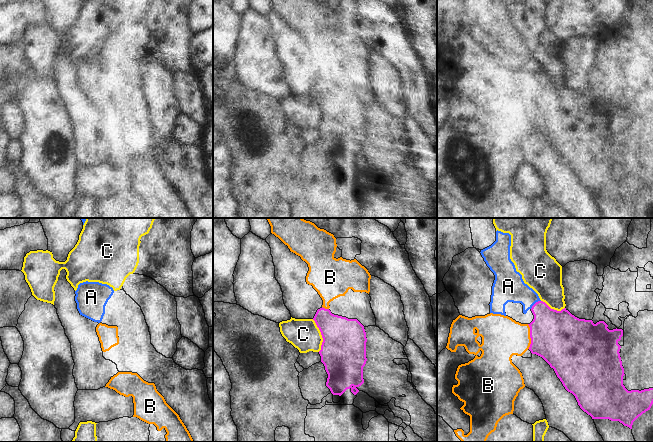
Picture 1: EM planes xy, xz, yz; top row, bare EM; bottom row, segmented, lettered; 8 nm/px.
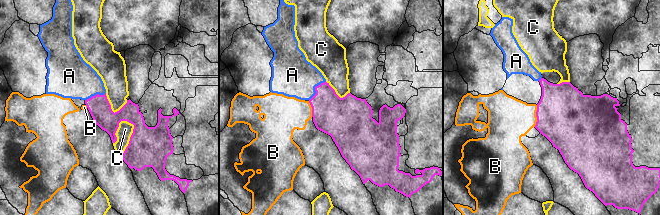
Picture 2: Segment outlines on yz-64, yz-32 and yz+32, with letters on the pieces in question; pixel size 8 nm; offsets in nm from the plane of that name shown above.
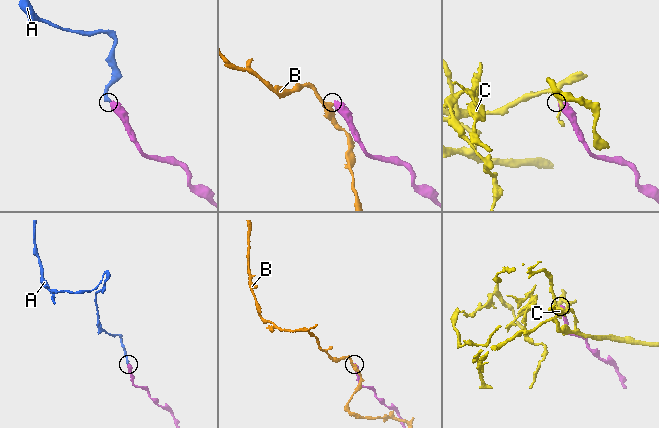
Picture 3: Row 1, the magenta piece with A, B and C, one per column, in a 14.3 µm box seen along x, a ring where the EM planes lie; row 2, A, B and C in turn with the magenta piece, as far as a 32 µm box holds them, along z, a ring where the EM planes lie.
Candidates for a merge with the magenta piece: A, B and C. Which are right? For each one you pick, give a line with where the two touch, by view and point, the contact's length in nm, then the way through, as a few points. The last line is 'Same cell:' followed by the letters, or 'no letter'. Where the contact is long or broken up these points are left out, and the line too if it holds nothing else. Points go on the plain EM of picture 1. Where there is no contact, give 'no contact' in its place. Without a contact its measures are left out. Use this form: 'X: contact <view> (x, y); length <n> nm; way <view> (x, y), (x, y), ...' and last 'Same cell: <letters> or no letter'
A: contact yz (535, 79); length 110 nm; way yz (550, 106), (543, 89), (535, 79), (524, 70), (509, 62)
Same cell: A

